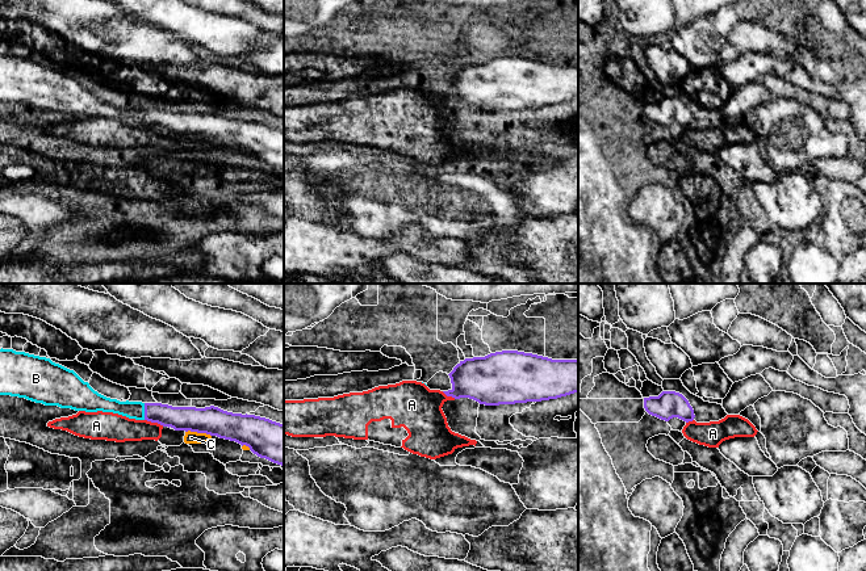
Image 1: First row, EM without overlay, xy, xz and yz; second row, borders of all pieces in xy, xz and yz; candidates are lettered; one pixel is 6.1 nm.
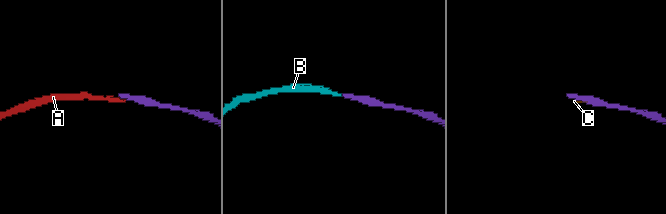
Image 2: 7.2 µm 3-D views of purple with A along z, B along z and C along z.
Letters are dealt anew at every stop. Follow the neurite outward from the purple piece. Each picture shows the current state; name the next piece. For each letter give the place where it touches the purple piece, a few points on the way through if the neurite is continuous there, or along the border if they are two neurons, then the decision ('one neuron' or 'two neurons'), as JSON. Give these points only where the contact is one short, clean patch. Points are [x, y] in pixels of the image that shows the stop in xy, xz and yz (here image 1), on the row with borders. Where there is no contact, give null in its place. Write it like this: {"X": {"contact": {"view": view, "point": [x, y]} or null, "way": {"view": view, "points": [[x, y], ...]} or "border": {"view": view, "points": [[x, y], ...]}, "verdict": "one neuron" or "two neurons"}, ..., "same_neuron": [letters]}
{"A": {"contact": {"view": "xy", "point": [154, 422]}, "border": {"view": "xy", "points": [[145, 419], [163, 425]]}, "verdict": "two neurons"}, "B": {"contact": {"view": "xy", "point": [145, 411]}, "way": {"view": "xy", "points": [[179, 418], [145, 411], [133, 410]]}, "verdict": "one neuron"}, "C": {"contact": {"view": "xy", "point": [199, 432]}, "border": {"view": "xy", "points": [[185, 431], [205, 432], [210, 436]]}, "verdict": "two neurons"}, "same_neuron": ["B"]}

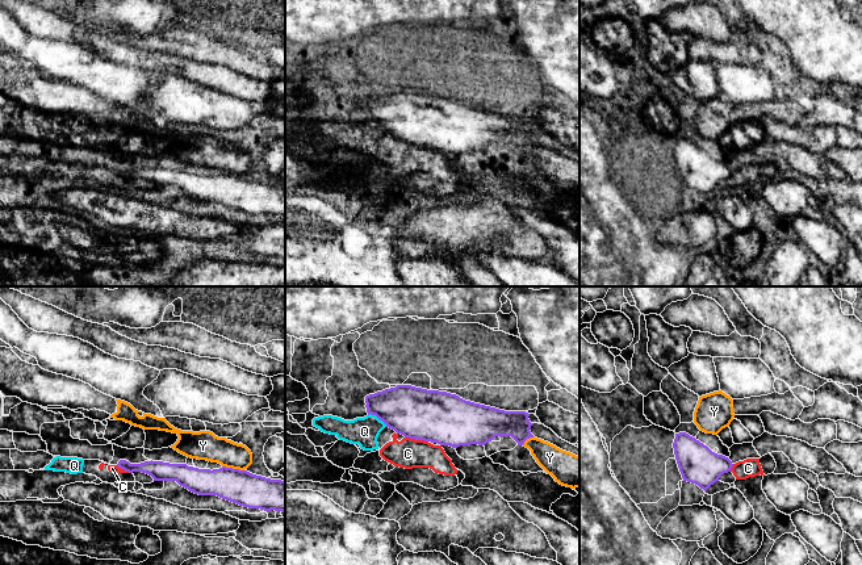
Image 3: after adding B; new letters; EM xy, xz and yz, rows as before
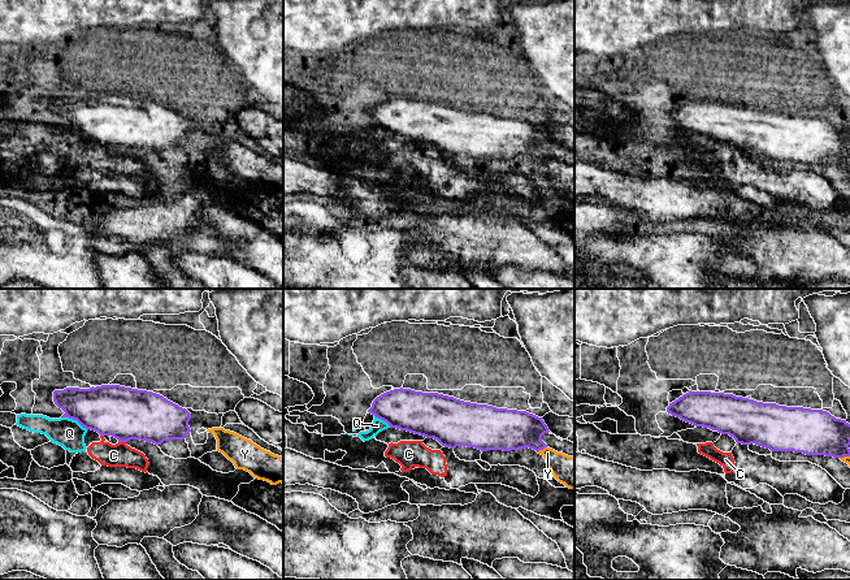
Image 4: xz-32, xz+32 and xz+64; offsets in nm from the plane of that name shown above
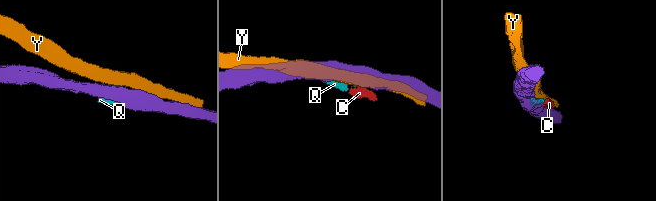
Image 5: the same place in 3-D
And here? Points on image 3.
{"C": {"contact": {"view": "xz", "point": [417, 439]}, "border": {"view": "xz", "points": [[405, 436], [427, 442]]}, "verdict": "two neurons"}, "Q": {"contact": {"view": "xz", "point": [377, 417]}, "border": {"view": "xz", "points": [[368, 414], [375, 414], [386, 426]]}, "verdict": "two neurons"}, "Y": {"contact": {"view": "xy", "point": [231, 468]}, "verdict": "two neurons"}, "same_neuron": []}

